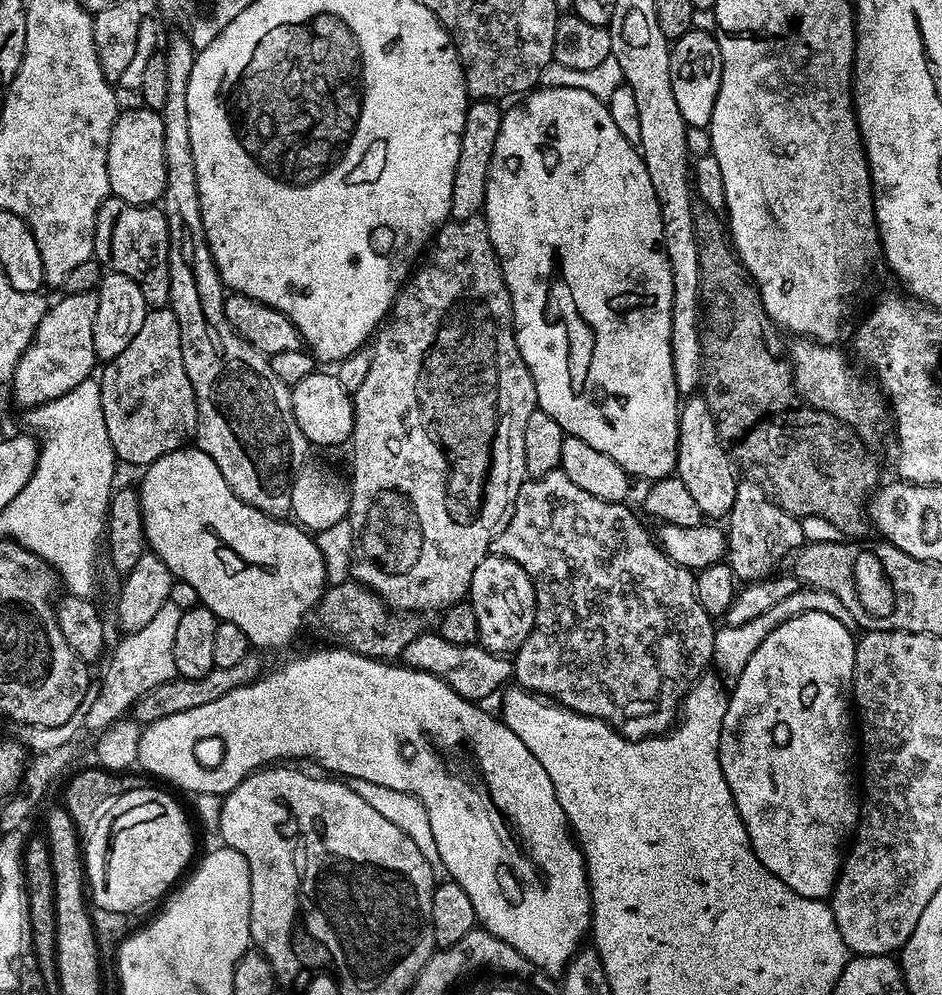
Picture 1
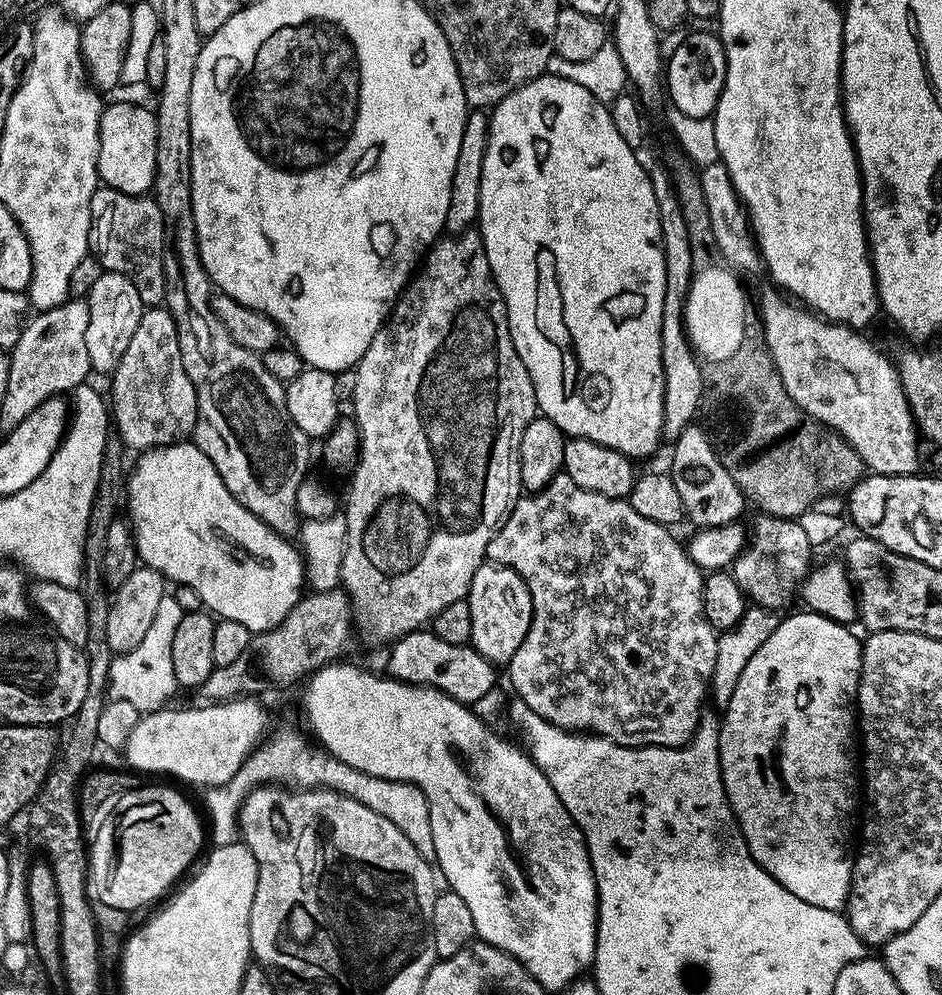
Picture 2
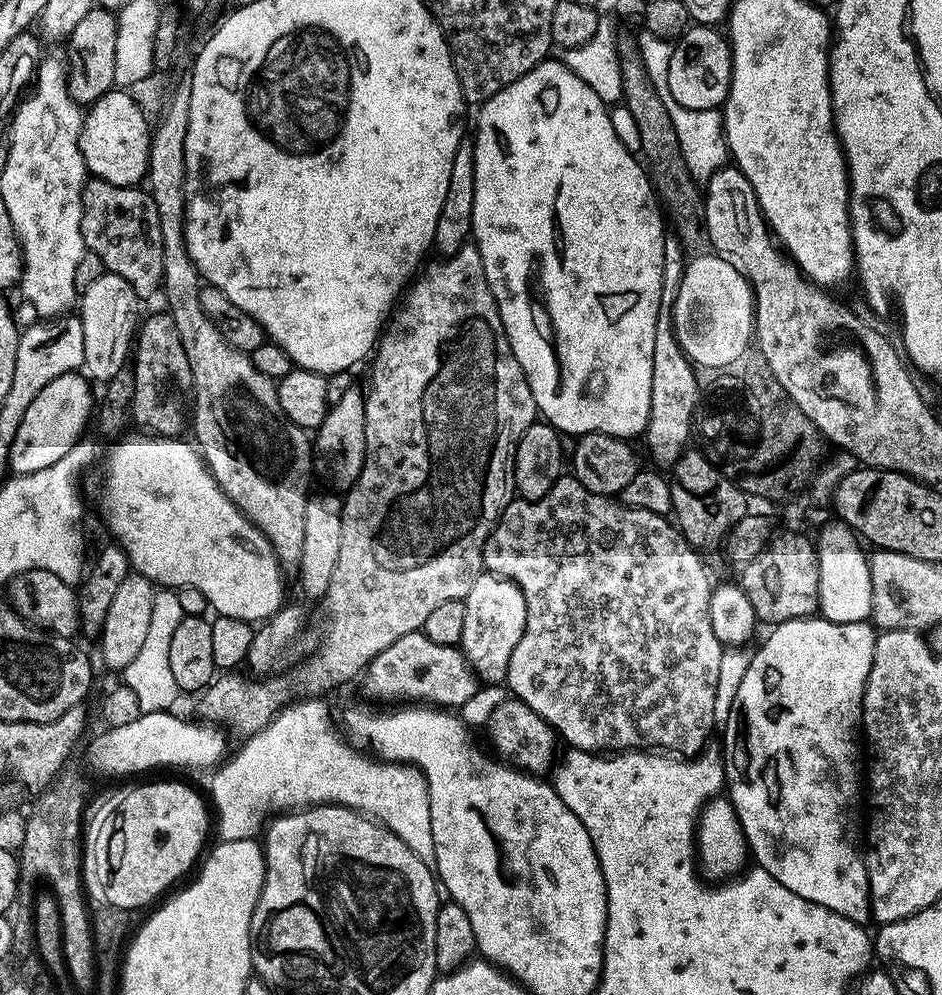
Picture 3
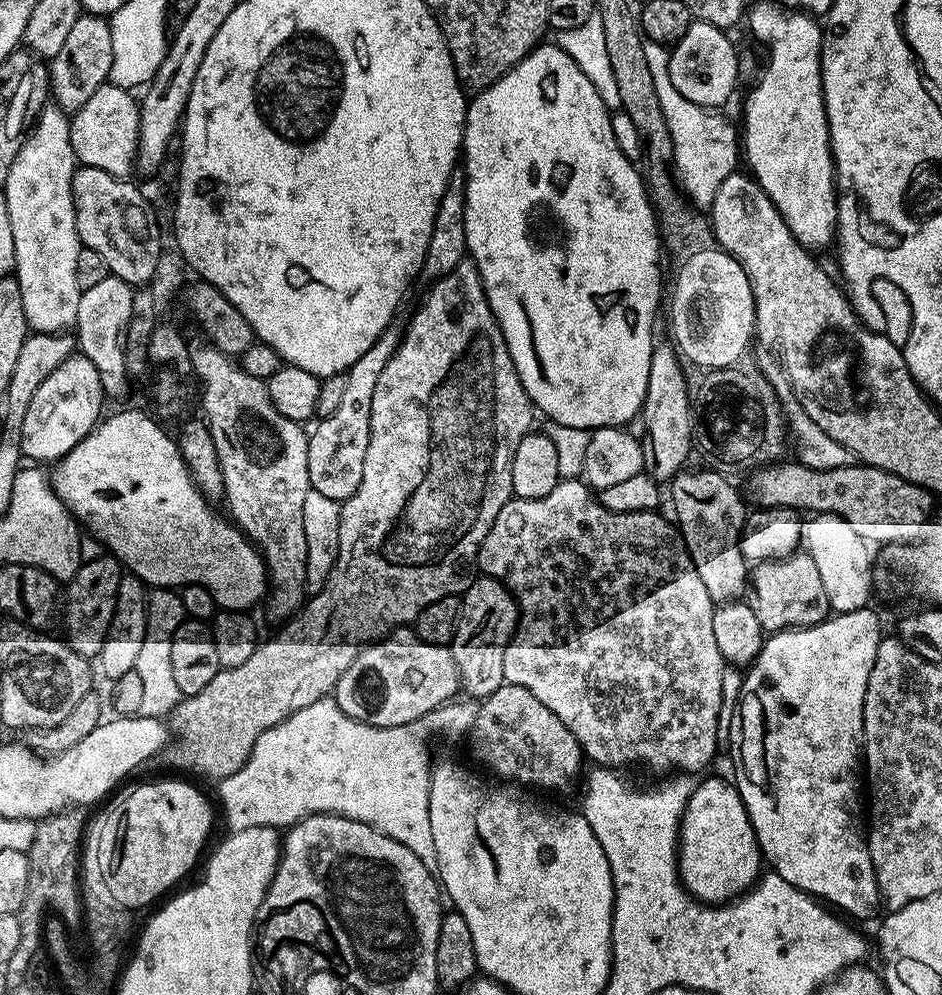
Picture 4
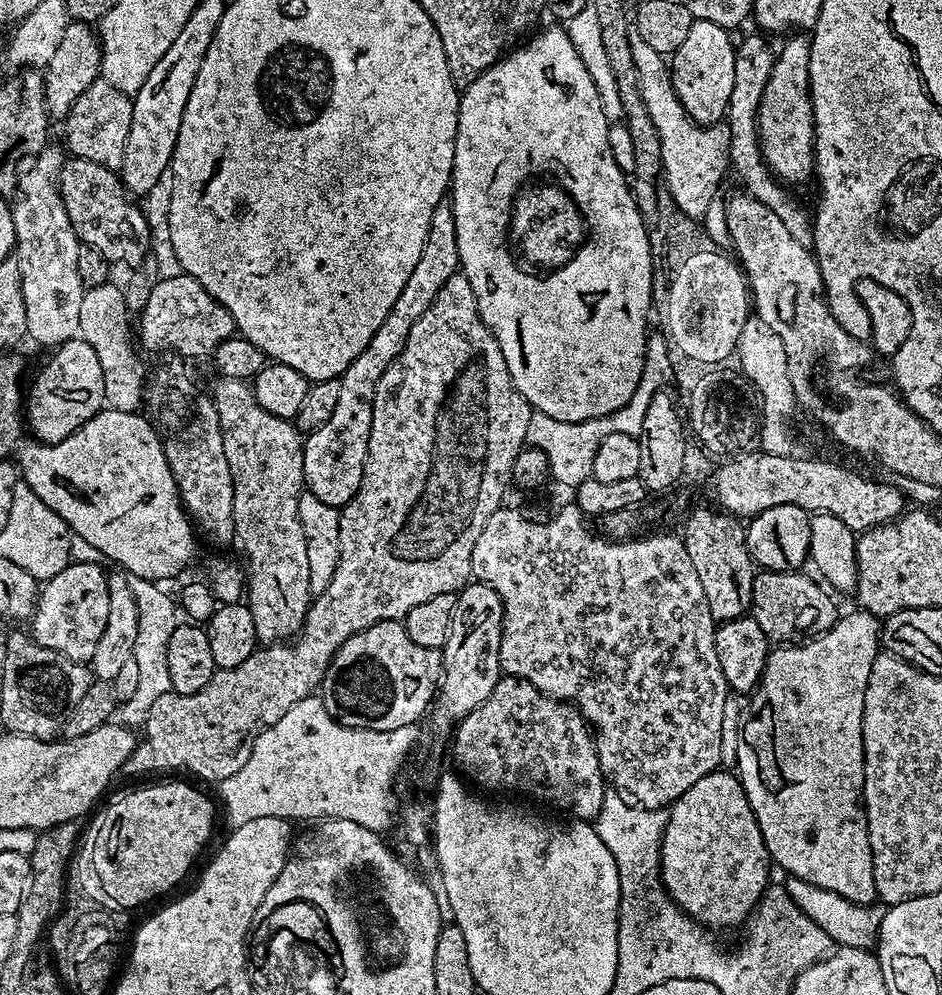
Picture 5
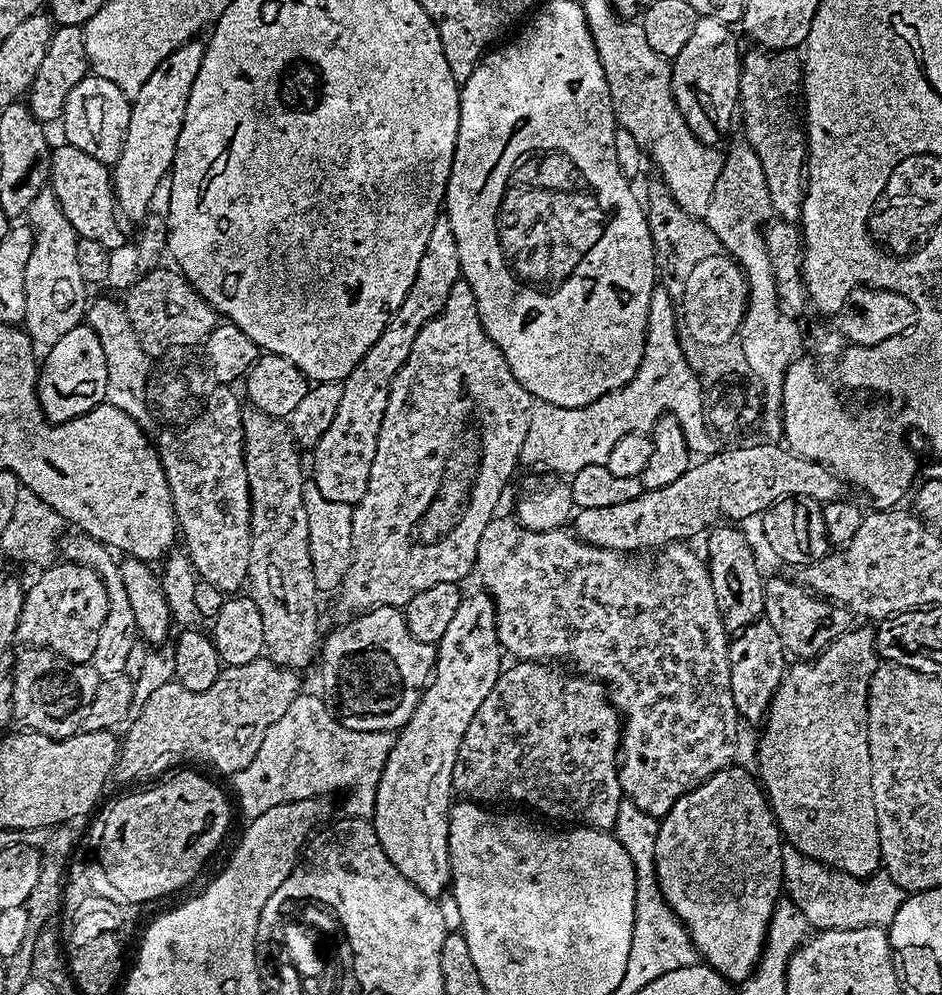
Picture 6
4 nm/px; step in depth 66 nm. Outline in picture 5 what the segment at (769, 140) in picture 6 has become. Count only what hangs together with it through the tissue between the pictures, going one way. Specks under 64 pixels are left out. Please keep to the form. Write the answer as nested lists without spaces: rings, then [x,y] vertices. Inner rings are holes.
[[[754,32],[754,35],[746,37],[741,43],[737,43],[734,56],[734,83],[730,94],[730,102],[726,113],[726,123],[731,130],[730,134],[730,160],[729,165],[734,172],[740,175],[740,180],[747,188],[747,195],[755,197],[764,206],[778,215],[784,223],[789,235],[797,243],[811,249],[813,244],[812,218],[805,208],[785,183],[779,182],[773,171],[768,166],[764,157],[763,146],[759,131],[759,108],[768,88],[769,79],[773,74],[777,62],[775,51],[768,46],[763,35]]]

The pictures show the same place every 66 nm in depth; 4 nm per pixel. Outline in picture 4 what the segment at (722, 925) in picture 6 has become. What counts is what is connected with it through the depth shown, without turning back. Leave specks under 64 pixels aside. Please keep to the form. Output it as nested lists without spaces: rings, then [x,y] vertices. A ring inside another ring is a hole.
[[[712,776],[693,787],[680,822],[678,863],[684,888],[702,904],[727,904],[743,896],[760,879],[762,857],[758,838],[735,783],[727,784]]]

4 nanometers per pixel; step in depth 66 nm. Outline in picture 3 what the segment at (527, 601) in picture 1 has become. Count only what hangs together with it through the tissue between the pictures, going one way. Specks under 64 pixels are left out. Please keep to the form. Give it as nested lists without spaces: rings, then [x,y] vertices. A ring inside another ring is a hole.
[[[482,574],[470,586],[470,594],[463,599],[466,622],[462,626],[459,649],[475,672],[477,681],[503,685],[508,679],[510,654],[526,630],[526,598],[512,580]]]

